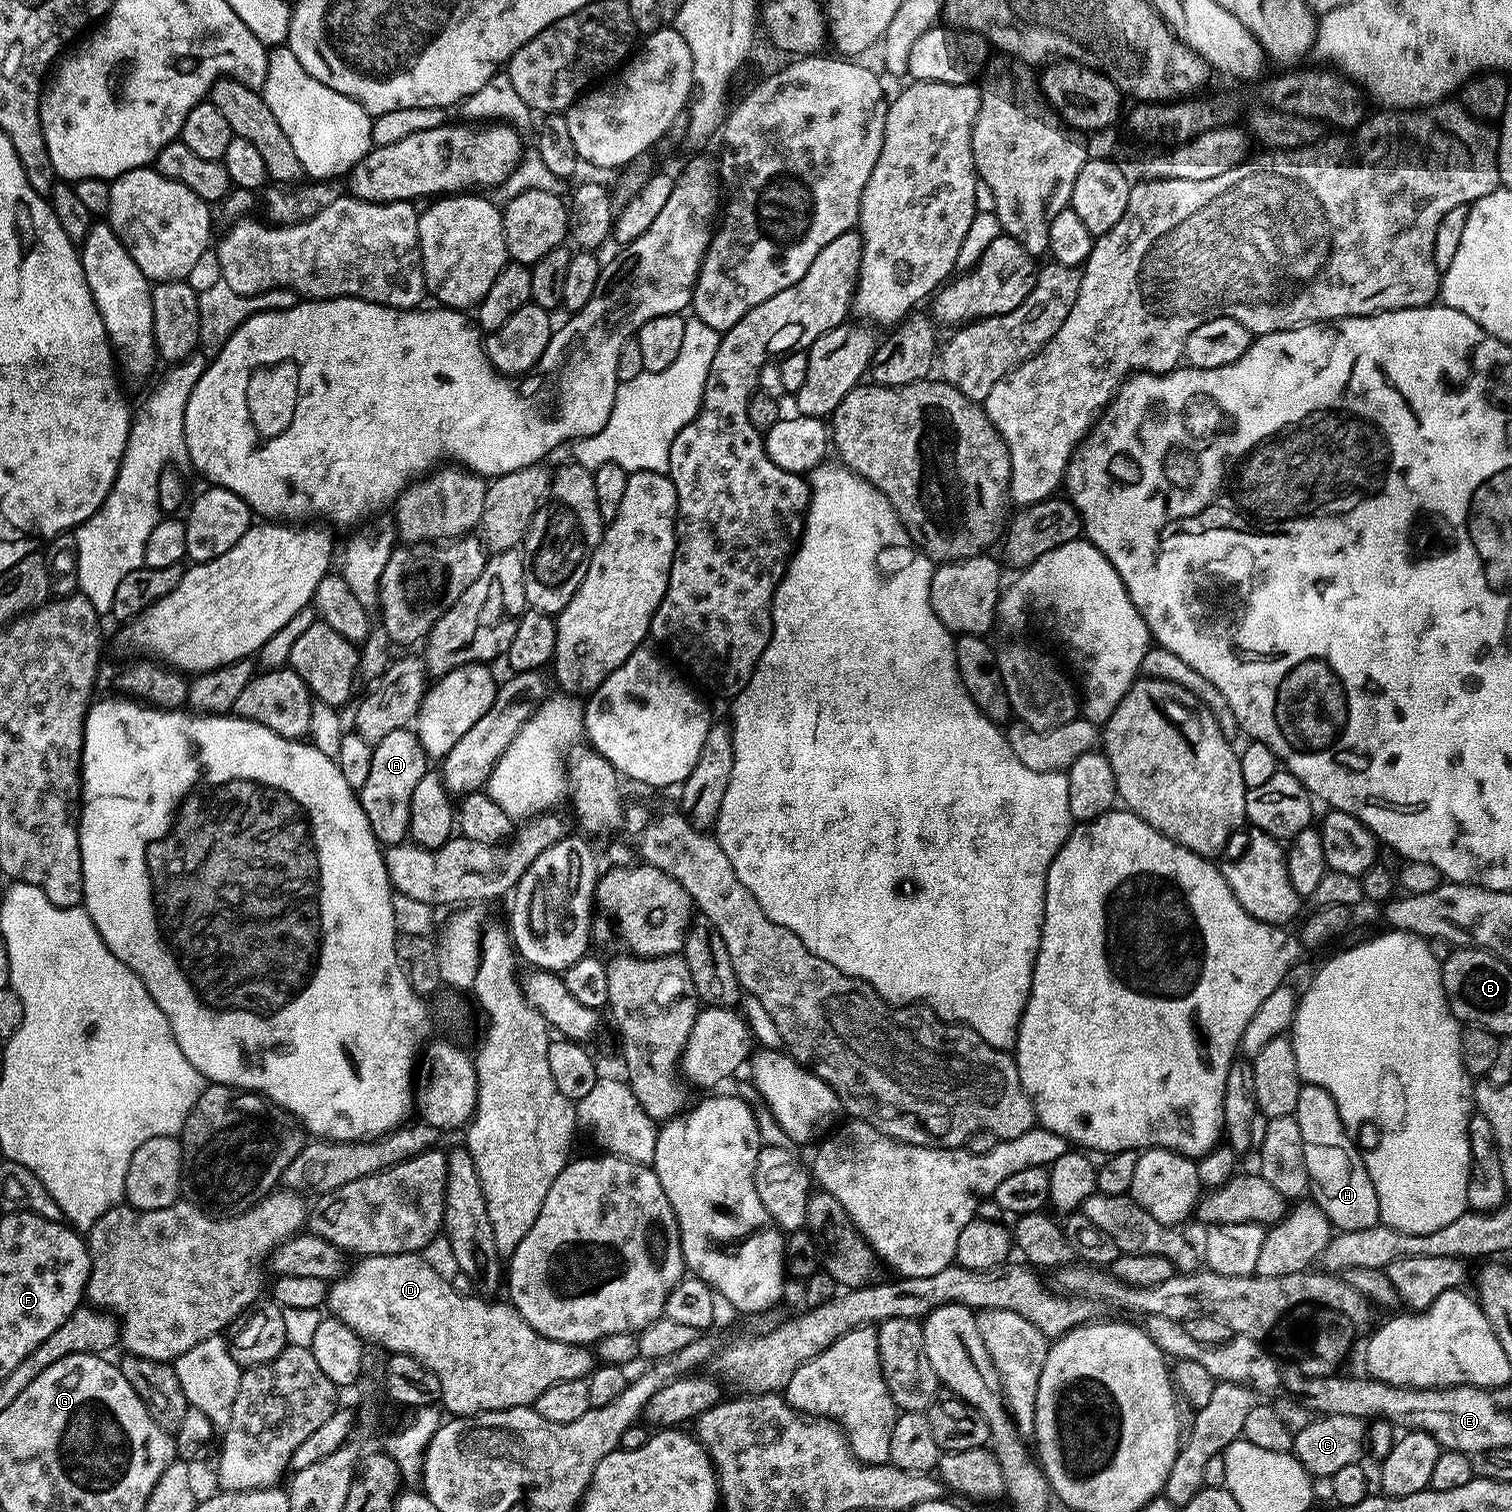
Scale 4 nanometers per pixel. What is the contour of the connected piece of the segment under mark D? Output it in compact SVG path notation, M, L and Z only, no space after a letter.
M407 1252L406 1254L378 1254L377 1256L361 1256L355 1262L356 1265L349 1267L347 1271L331 1281L330 1287L327 1289L326 1308L329 1308L331 1315L335 1319L346 1322L346 1326L350 1326L350 1330L354 1330L360 1335L361 1340L376 1344L381 1344L385 1348L385 1353L395 1354L401 1352L410 1358L414 1358L422 1366L426 1366L426 1370L430 1370L438 1378L440 1383L440 1399L445 1413L451 1414L453 1417L458 1416L477 1416L479 1412L497 1412L498 1410L506 1410L507 1408L526 1408L535 1405L538 1394L542 1394L542 1390L546 1390L546 1386L554 1386L554 1382L568 1382L570 1380L583 1380L587 1378L598 1367L595 1351L591 1347L582 1344L563 1344L557 1340L546 1338L542 1334L538 1334L538 1330L534 1330L534 1326L530 1326L522 1318L522 1314L517 1308L513 1308L511 1303L491 1304L488 1300L479 1300L479 1295L473 1294L463 1296L458 1290L451 1285L448 1278L440 1277L426 1261L423 1260L420 1252Z

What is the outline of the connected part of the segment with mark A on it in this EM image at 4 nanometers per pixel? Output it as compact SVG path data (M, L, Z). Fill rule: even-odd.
M411 727L395 728L386 734L386 738L379 740L372 749L372 761L370 762L370 774L366 782L358 789L358 799L366 818L370 822L370 830L375 834L381 845L388 846L393 842L400 842L409 835L411 822L411 795L419 780L430 770L430 759L420 745L415 731Z

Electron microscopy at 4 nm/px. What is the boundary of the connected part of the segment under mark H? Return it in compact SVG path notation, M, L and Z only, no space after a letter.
M1305 1083L1298 1094L1294 1115L1298 1130L1302 1130L1311 1199L1326 1214L1333 1229L1348 1232L1366 1230L1379 1224L1380 1207L1374 1182L1366 1170L1356 1141L1344 1129L1334 1098L1330 1098L1322 1086Z

